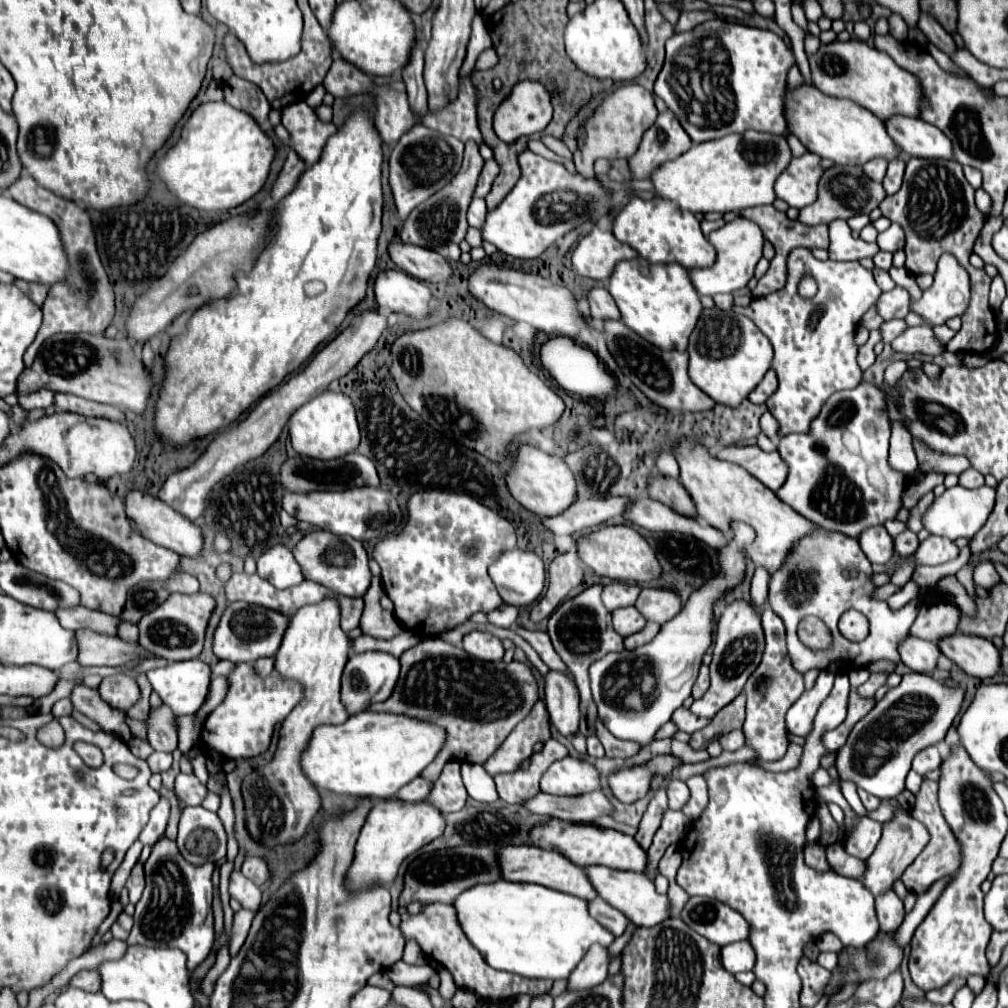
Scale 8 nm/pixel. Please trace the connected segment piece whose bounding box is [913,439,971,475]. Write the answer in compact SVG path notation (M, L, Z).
M913 439L913 449L915 449L917 461L919 461L919 471L923 475L927 475L927 473L943 473L943 475L955 473L955 475L961 475L961 471L971 467L969 461L963 455L945 455L945 453L933 451L919 439Z

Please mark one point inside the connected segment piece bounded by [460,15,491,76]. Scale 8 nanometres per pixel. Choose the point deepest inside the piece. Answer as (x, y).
(480, 40)

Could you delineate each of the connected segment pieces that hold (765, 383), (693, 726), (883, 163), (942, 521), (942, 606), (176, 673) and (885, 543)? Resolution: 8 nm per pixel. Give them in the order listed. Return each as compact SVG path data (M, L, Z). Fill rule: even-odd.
M769 369L767 375L763 377L763 381L761 381L761 383L755 387L755 391L749 395L749 401L753 401L753 403L765 403L765 401L777 391L777 387L779 387L777 375L775 375L773 369Z
M677 709L671 719L673 719L673 723L675 723L681 731L685 731L685 733L695 733L695 731L703 729L703 727L709 723L709 719L699 719L699 717L693 715L689 709Z
M879 157L879 159L871 159L869 163L865 163L863 171L873 179L873 181L881 181L885 177L887 171L887 159Z
M955 485L951 489L947 489L941 497L935 497L933 505L925 513L923 525L933 535L943 535L943 537L949 537L953 541L957 537L971 539L985 525L985 519L991 515L993 507L995 507L995 487L983 485L977 489L965 489L961 485Z
M933 597L923 601L921 611L911 627L911 635L921 639L931 639L933 643L937 643L941 637L953 635L957 631L959 619L961 619L961 609L957 607L957 603Z
M201 659L175 661L175 663L169 663L167 667L147 671L147 677L151 681L151 687L159 693L161 701L167 703L175 715L193 715L201 709L201 705L205 703L205 697L209 693L211 667L209 667L209 663L205 663Z
M869 527L867 531L863 531L863 535L859 535L859 543L867 559L877 565L889 563L889 559L895 553L893 539L885 531L885 527Z

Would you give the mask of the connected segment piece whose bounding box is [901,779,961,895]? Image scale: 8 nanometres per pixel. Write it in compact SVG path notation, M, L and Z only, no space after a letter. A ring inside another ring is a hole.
M925 779L923 785L921 785L921 791L917 793L917 803L915 803L915 809L911 811L911 815L925 823L925 827L929 829L931 833L931 841L929 845L919 853L919 857L905 869L903 873L903 883L907 885L907 889L913 889L917 895L919 893L925 893L937 879L943 879L951 873L955 873L961 865L961 845L957 843L951 827L947 825L941 809L939 809L939 803L937 803L937 781L929 781Z

